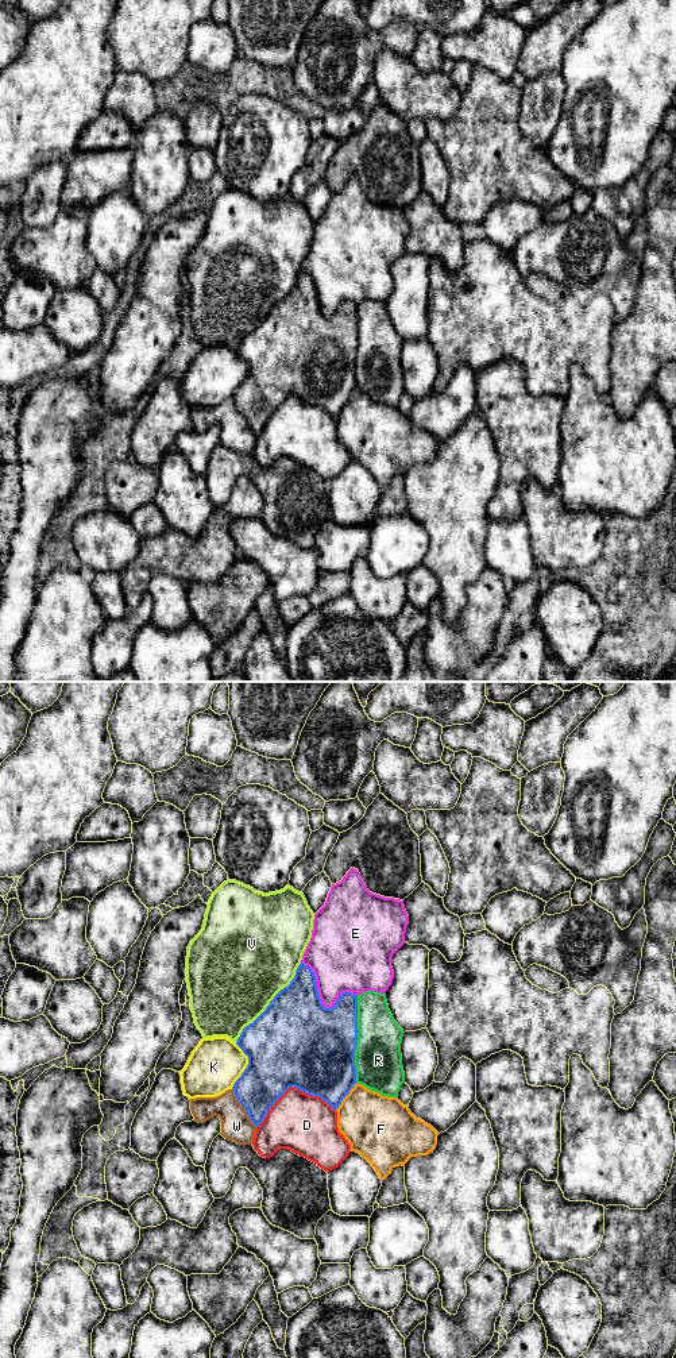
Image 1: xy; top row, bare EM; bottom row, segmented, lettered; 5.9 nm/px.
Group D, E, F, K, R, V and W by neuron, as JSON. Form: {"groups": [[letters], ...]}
{"groups": [["D"], ["E"], ["F"], ["K"], ["R"], ["V"], ["W"]]}

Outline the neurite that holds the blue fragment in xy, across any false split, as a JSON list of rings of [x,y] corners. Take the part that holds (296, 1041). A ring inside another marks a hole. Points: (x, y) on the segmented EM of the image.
[[[301,962],[290,984],[274,996],[252,1023],[243,1029],[236,1041],[248,1057],[248,1065],[232,1089],[255,1127],[263,1122],[273,1104],[290,1087],[310,1096],[318,1096],[337,1110],[356,1084],[358,1033],[358,995],[343,992],[333,1007],[325,1008],[313,971]]]

